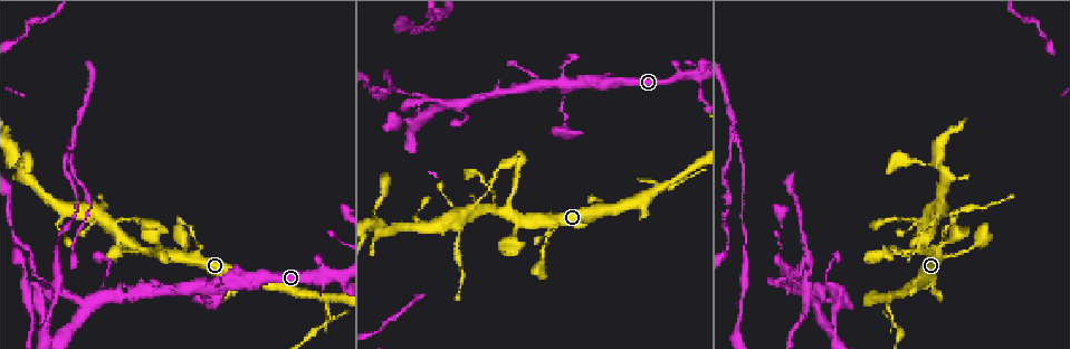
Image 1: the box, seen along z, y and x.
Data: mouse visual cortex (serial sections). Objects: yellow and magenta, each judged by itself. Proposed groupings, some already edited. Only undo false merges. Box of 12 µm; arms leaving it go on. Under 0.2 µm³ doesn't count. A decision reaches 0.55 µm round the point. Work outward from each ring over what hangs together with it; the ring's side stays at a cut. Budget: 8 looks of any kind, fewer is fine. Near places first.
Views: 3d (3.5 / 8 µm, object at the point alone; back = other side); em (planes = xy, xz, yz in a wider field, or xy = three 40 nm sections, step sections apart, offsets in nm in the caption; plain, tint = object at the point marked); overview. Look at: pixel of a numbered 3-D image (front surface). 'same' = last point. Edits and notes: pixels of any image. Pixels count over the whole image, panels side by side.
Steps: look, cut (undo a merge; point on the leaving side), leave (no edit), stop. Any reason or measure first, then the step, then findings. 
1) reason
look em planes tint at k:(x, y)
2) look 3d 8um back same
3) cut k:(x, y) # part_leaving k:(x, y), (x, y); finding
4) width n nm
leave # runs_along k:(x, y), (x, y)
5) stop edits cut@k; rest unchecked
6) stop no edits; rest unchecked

three-way junction
look 3d 3.5um back at 1:(693, 74)

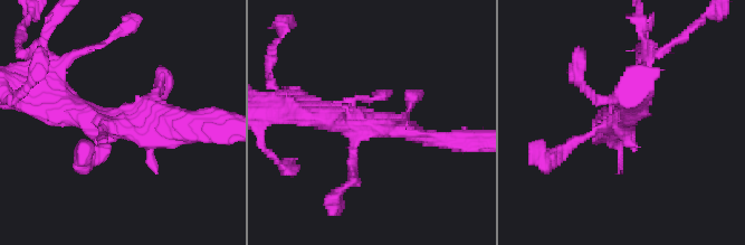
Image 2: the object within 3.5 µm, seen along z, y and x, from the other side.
arms 3; arm_widths 150, 250, 250 nm
look em planes tint at 2:(370, 124)

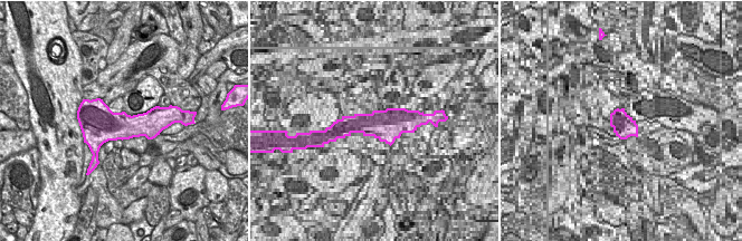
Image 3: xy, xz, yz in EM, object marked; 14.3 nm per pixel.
leave # runs_along 2:(190, 124), (94, 121), (74, 91); continuous, no second cell

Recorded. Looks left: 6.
narrows sharply
look 3d 3.5um at 1:(682, 174)

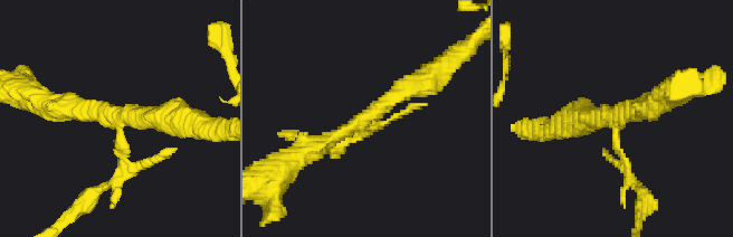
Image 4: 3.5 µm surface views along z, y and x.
arms 3; arm_widths 100, 300, 300 nm
look em xy step 3 tint at 4:(117, 120)

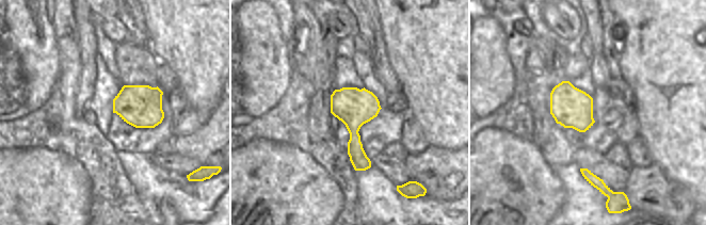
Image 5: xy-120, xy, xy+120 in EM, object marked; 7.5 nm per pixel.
leave # runs_along 4:(301, 153), (431, 76); continuous, no second cell

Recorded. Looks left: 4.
calibre changes
look 3d 8um at 1:(448, 102)

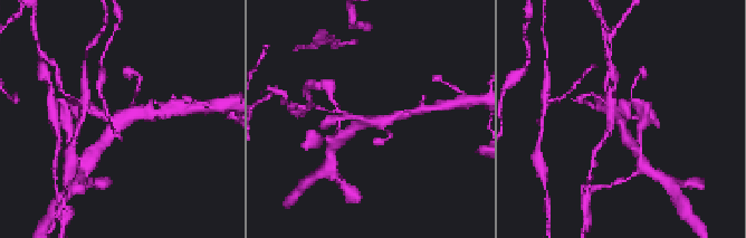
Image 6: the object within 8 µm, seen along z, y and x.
look em xy step 5 tint at 6:(118, 122)

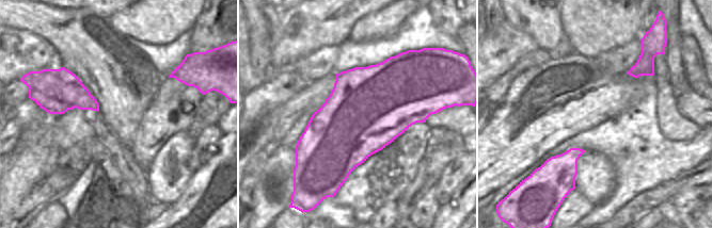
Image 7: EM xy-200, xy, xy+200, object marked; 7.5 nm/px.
leave # runs_along 6:(149, 114), (123, 116), (101, 145); all the same cell

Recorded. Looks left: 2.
stop no edits; rest unchecked

